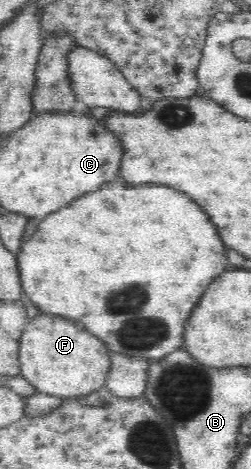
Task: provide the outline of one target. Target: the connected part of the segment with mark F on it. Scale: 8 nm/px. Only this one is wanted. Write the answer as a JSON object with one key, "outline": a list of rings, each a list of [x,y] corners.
{"outline":[[[38,314],[23,326],[19,338],[21,375],[39,393],[72,399],[88,395],[105,385],[110,370],[110,351],[96,336],[92,336],[80,322],[54,314]]]}

